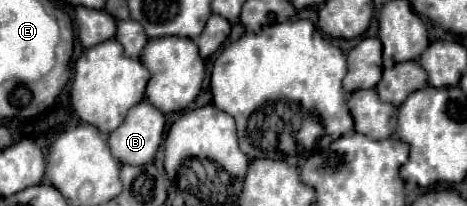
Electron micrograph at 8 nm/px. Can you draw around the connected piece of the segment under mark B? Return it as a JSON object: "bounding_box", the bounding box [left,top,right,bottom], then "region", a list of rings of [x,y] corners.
{"bounding_box":[108,100,164,164],"region":[[[142,100],[132,106],[124,124],[110,132],[108,144],[122,164],[148,164],[154,160],[156,150],[164,136],[164,114]]]}

